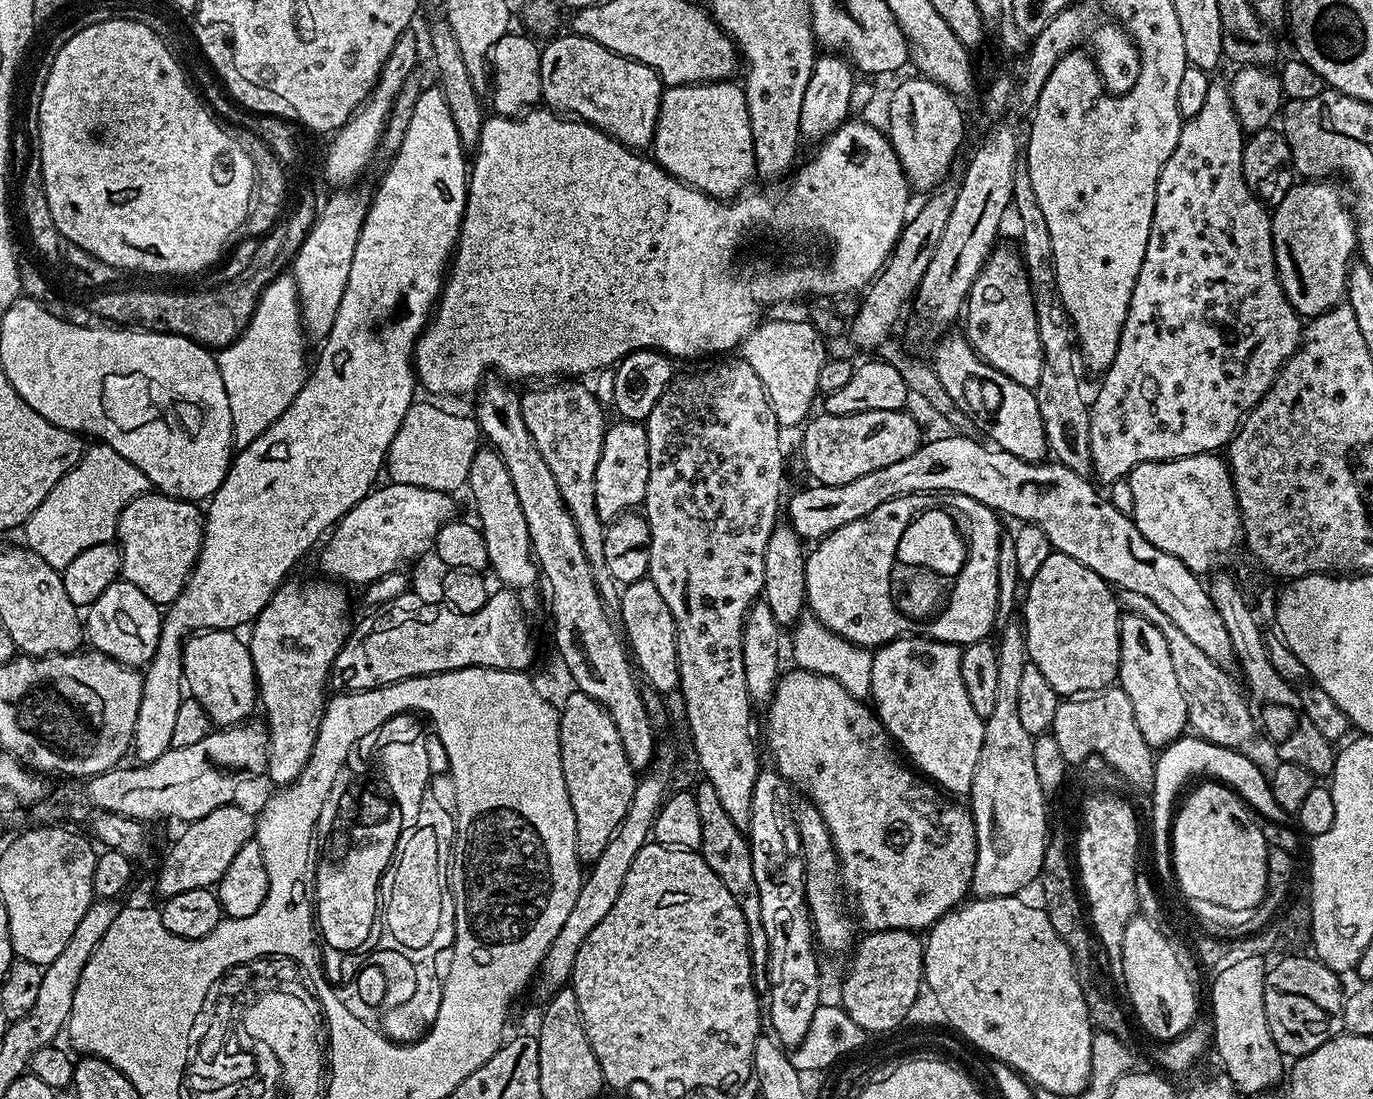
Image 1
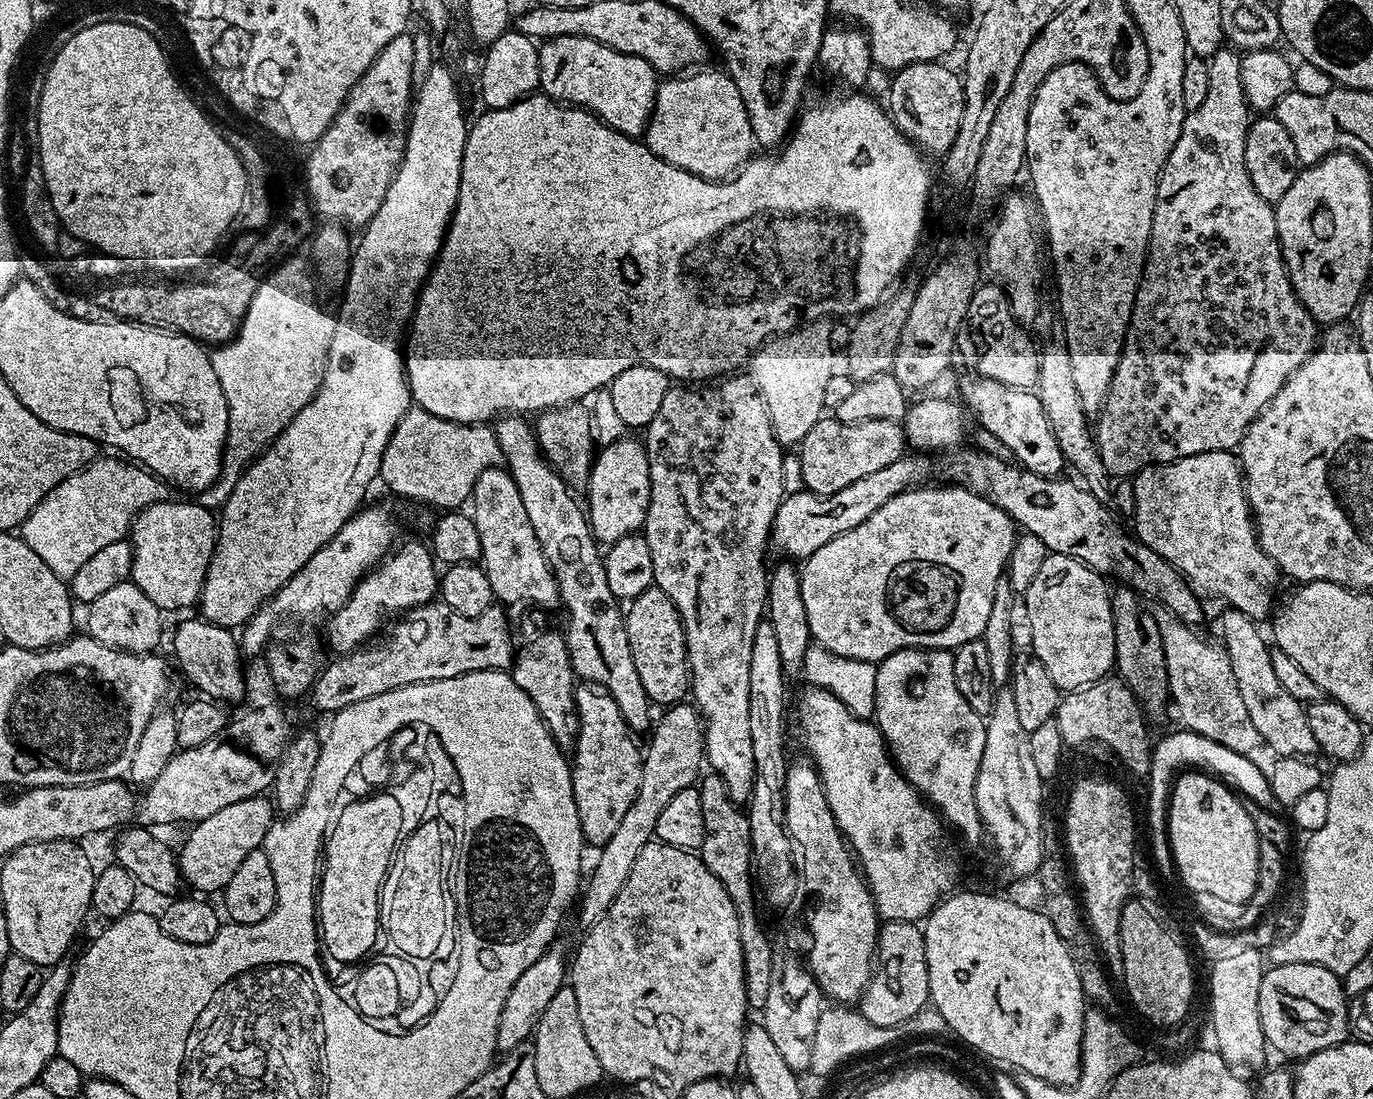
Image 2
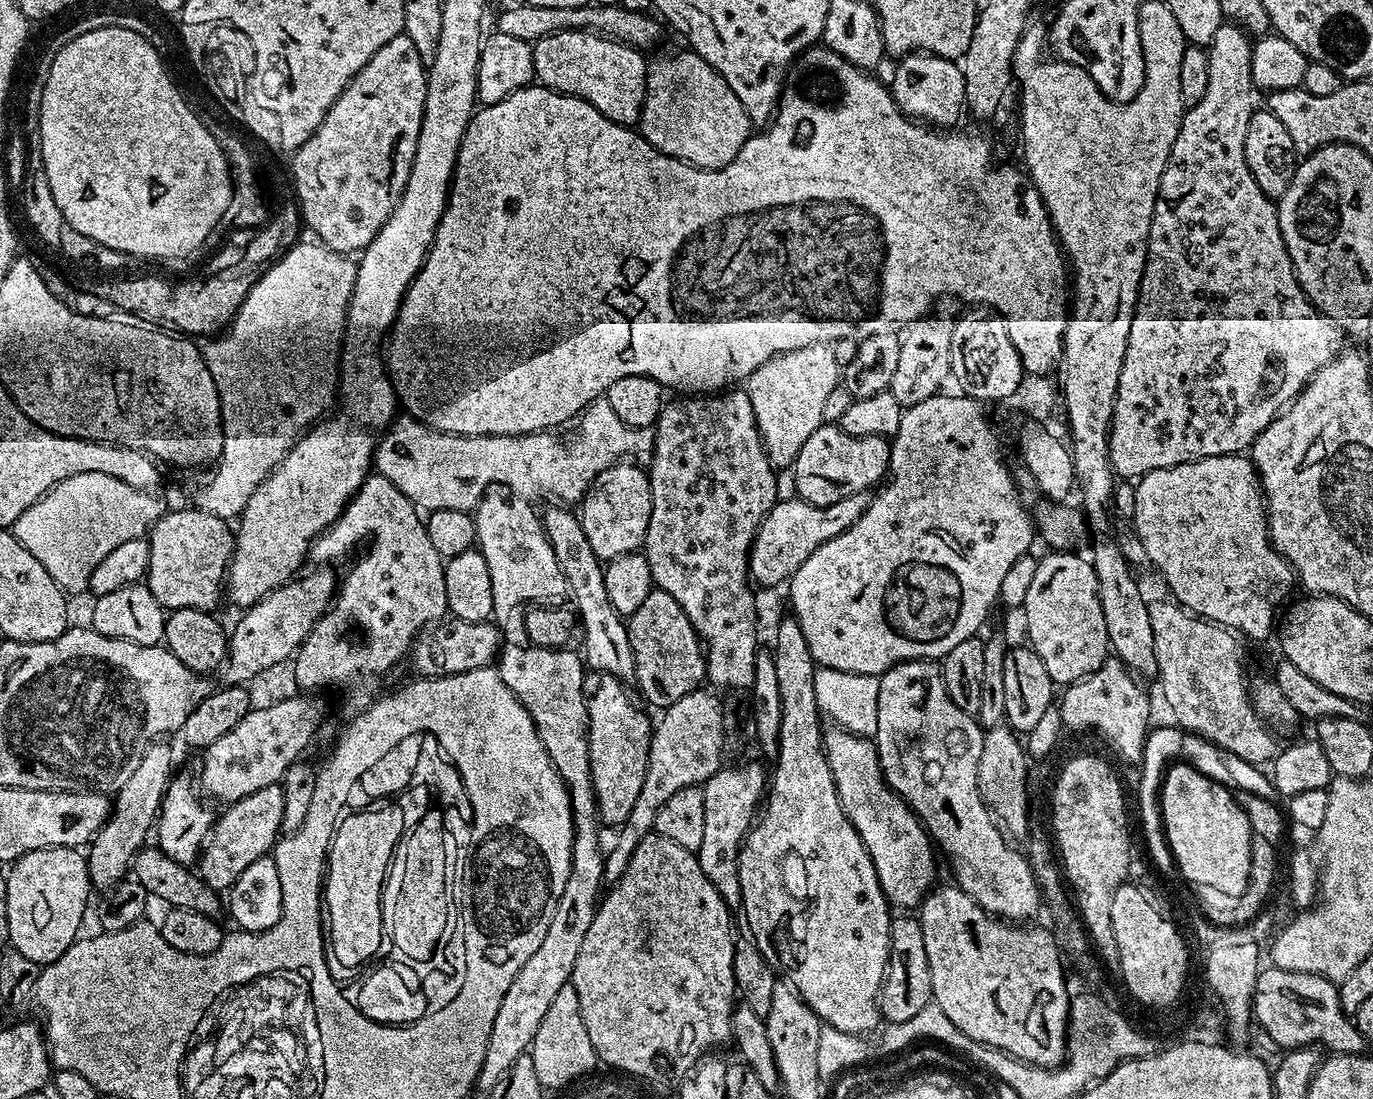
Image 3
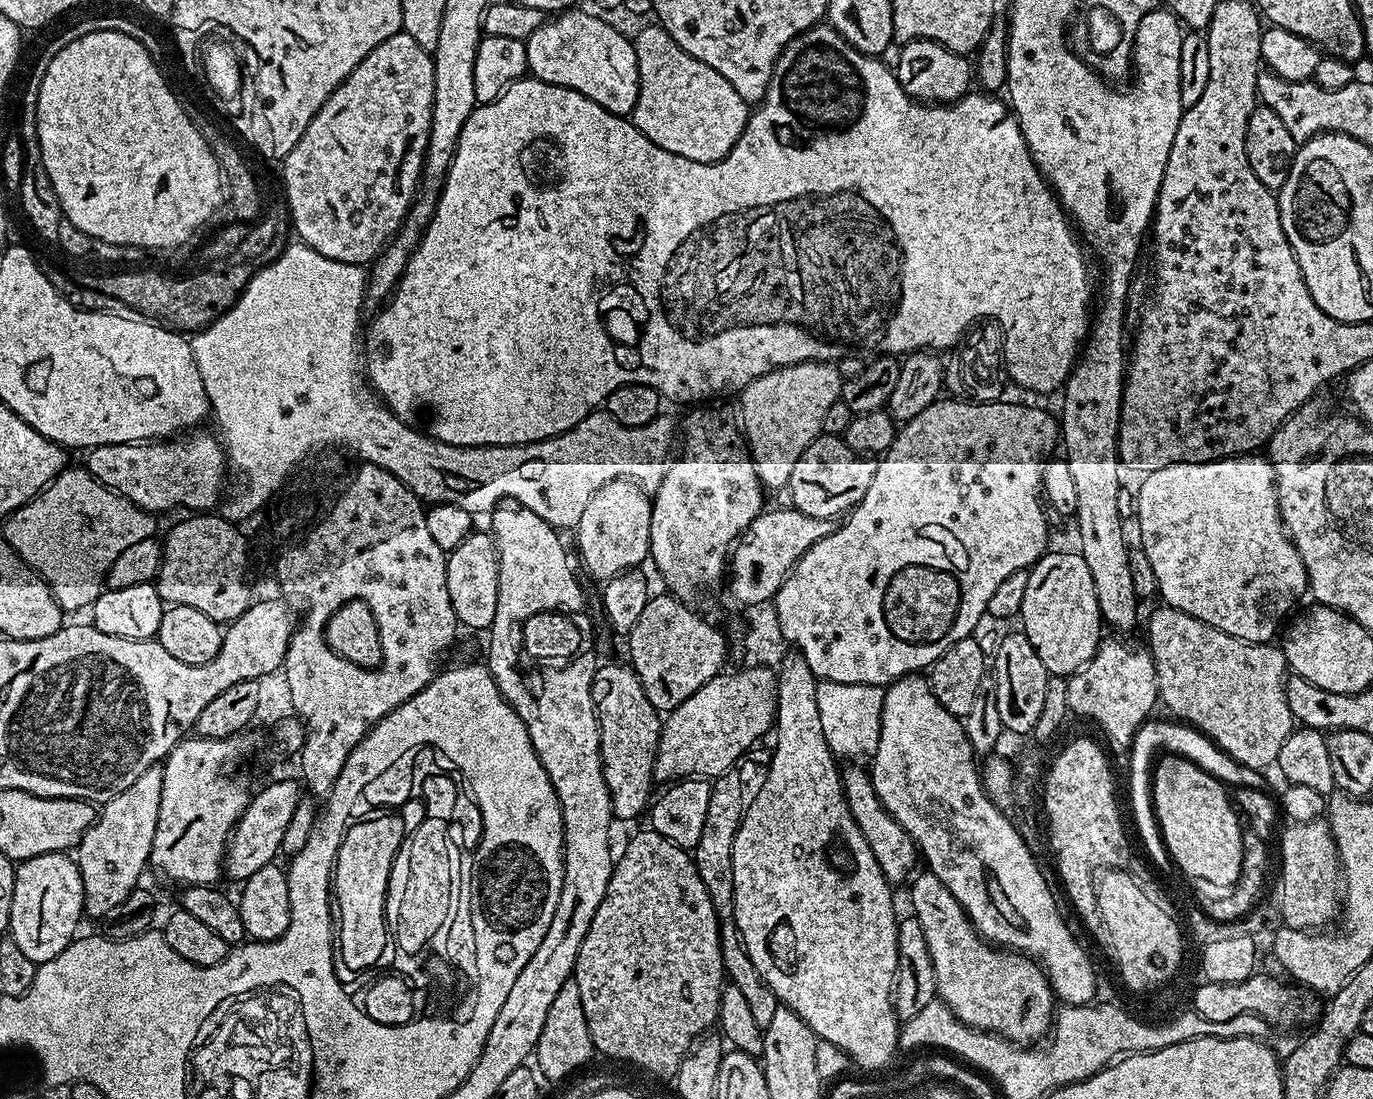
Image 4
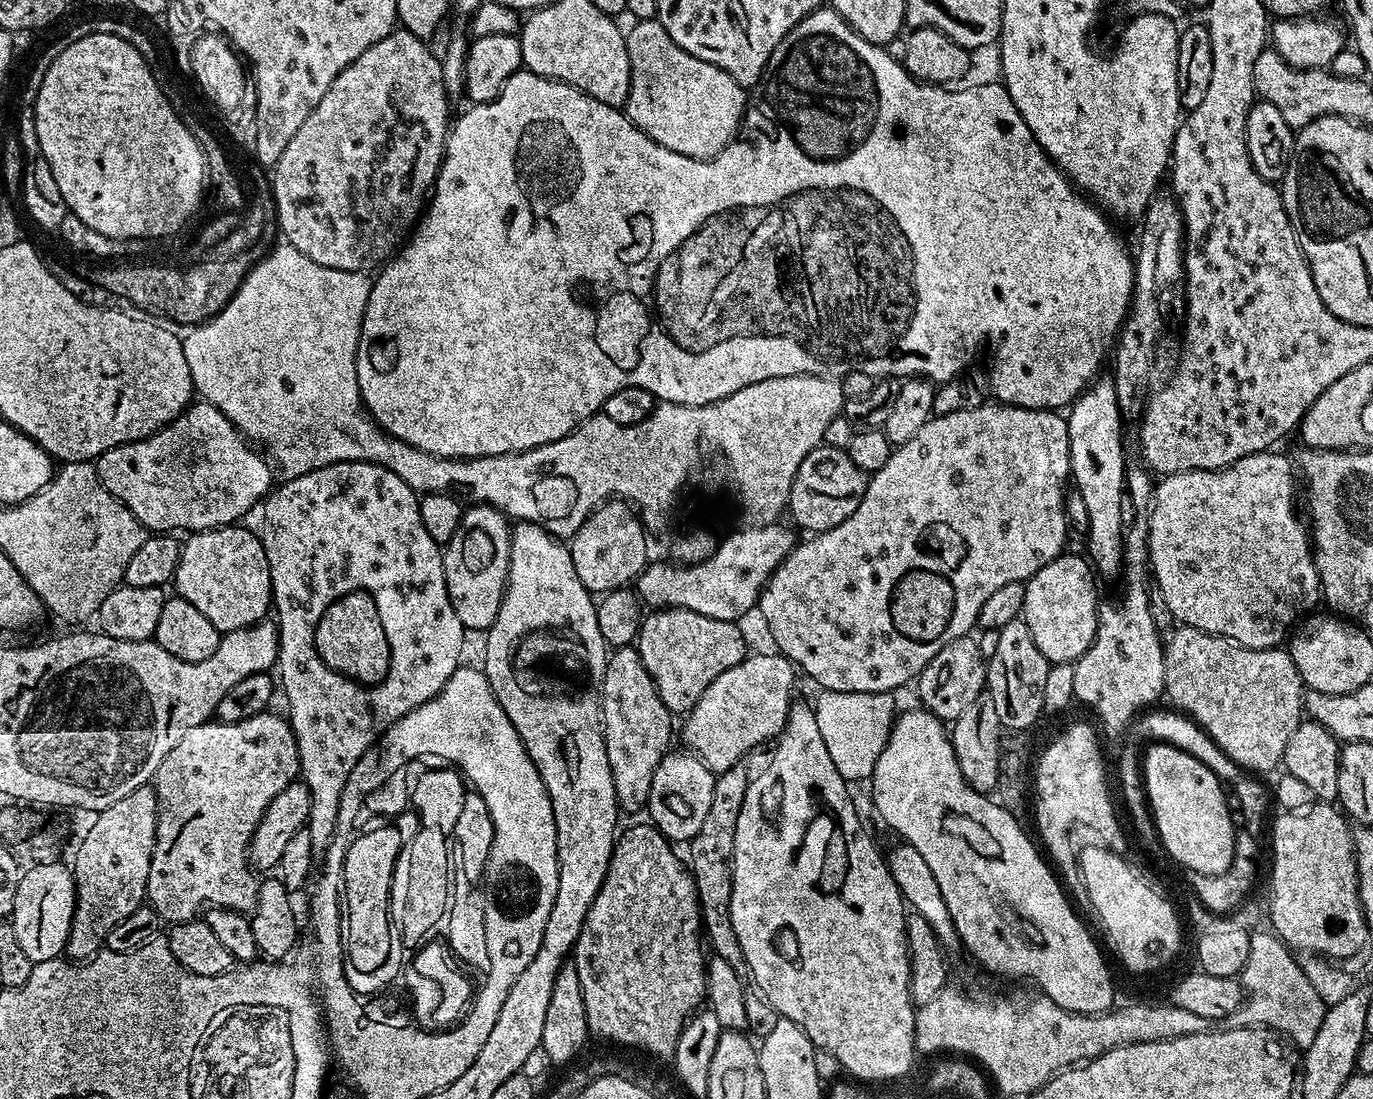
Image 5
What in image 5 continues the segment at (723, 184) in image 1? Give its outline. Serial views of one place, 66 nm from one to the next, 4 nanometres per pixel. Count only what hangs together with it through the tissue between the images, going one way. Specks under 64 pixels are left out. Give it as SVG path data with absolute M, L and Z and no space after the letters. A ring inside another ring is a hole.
M659 19L637 20L631 26L633 28L626 32L630 54L630 94L626 105L628 119L654 142L666 146L666 150L674 150L695 160L711 160L737 135L740 121L744 118L746 90L734 82L726 70L710 62L702 62L702 58L694 58L694 54L686 54L686 50L682 50L682 46L666 34Z

